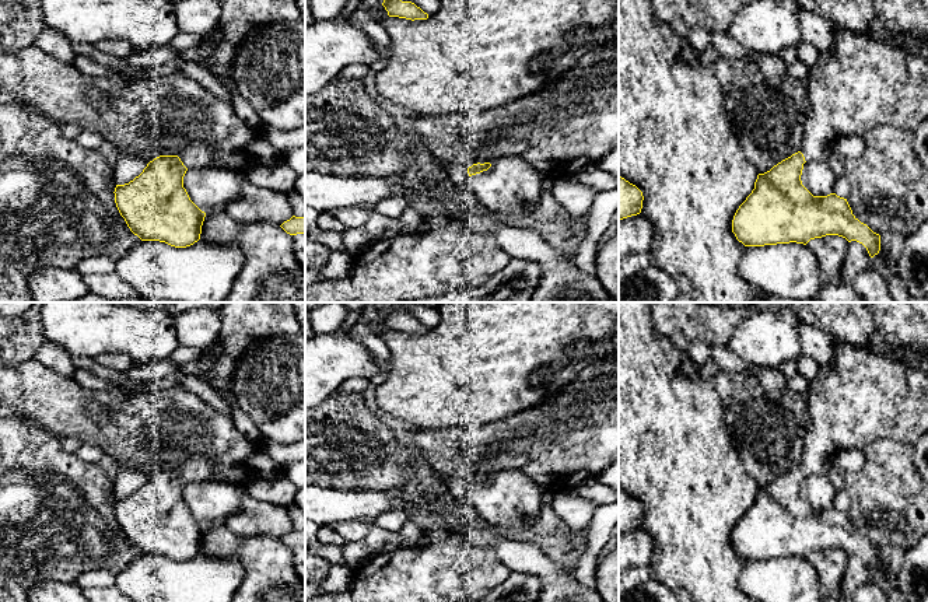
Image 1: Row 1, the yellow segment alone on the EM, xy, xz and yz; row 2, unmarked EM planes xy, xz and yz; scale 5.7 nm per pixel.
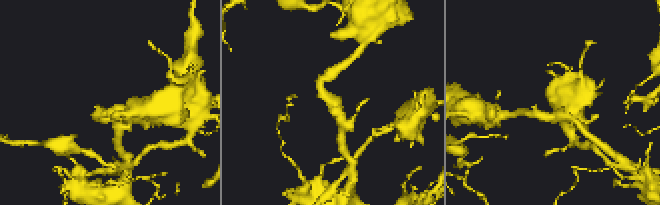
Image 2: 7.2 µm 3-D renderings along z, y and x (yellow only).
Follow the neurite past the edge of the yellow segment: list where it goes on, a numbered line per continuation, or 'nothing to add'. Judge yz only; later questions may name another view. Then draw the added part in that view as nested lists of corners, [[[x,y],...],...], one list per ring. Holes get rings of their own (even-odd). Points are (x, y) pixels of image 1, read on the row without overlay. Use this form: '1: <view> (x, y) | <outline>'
1: yz (858, 398) | [[[836,340],[830,363],[819,367],[803,399],[808,417],[801,466],[805,475],[827,473],[836,452],[848,448],[864,451],[882,438],[911,447],[928,431],[928,358],[911,349],[904,349],[899,357],[876,356],[868,349]]]

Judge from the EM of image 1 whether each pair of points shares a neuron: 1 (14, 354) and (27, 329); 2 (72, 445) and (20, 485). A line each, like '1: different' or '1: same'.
1: same
2: different

